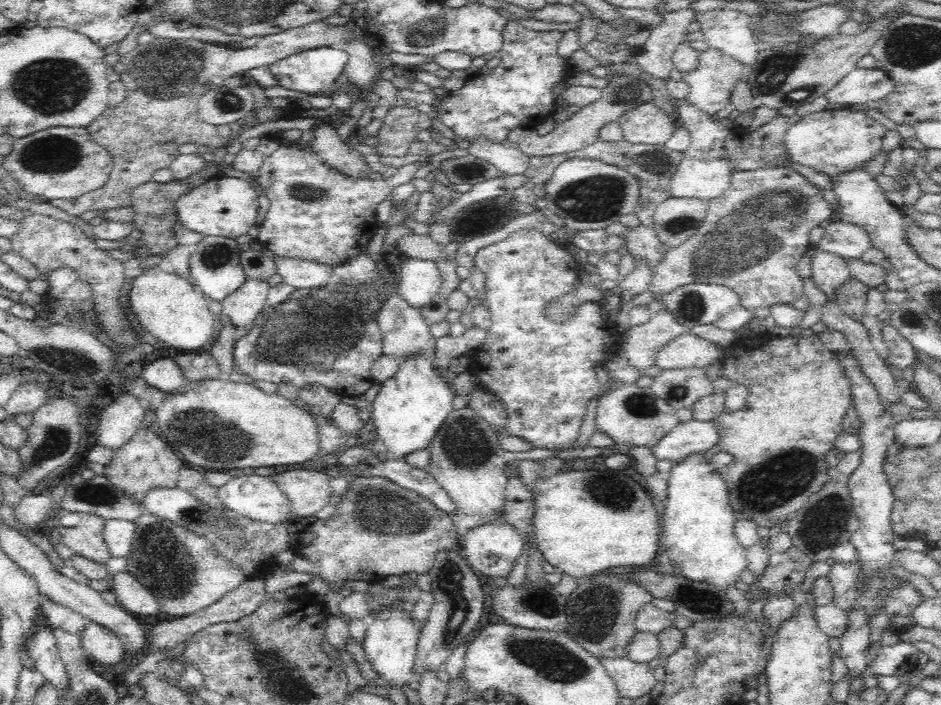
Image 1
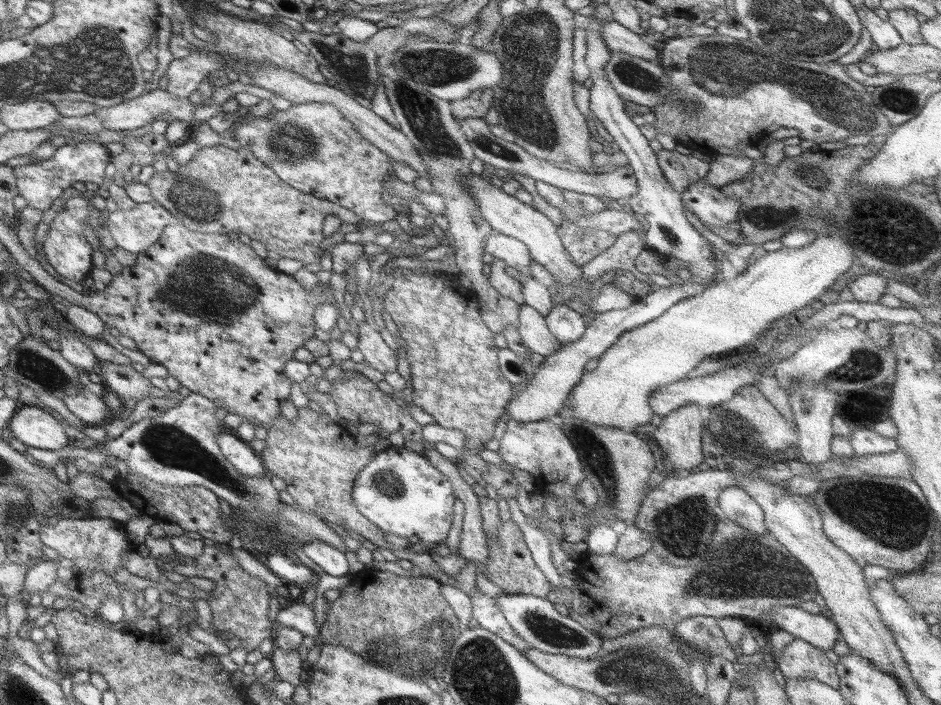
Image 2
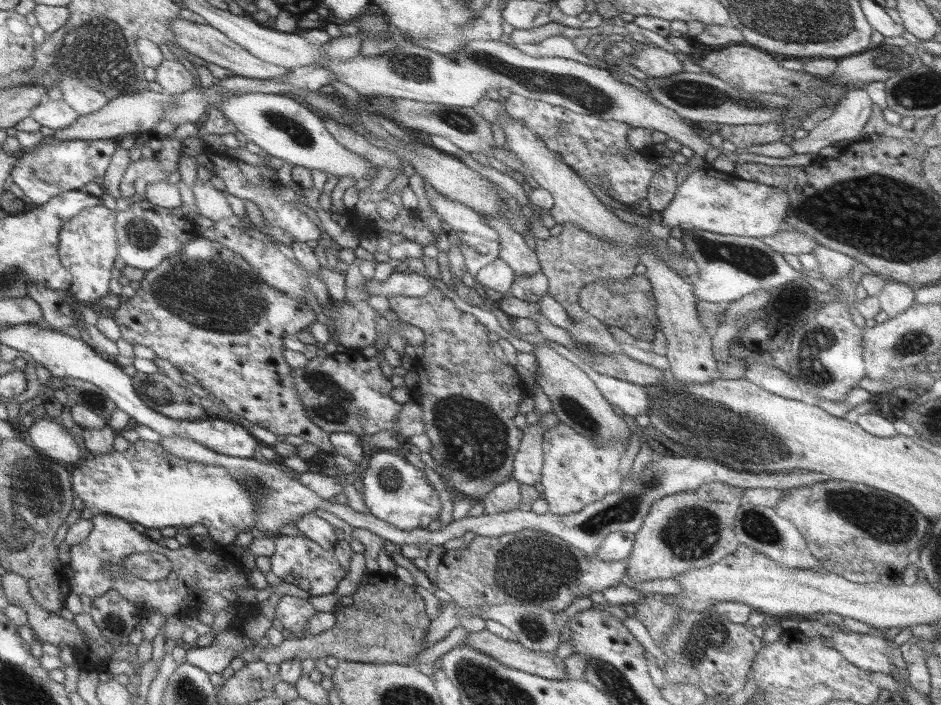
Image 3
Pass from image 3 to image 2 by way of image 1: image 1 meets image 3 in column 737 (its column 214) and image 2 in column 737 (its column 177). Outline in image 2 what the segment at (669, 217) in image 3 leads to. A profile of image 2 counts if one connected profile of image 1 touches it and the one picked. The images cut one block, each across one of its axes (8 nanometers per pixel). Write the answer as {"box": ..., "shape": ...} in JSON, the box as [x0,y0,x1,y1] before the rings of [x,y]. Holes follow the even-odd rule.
{"box":[681,182,737,228],"shape":[[[695,182],[681,194],[683,206],[705,226],[723,228],[729,222],[737,222],[737,208],[735,200],[723,198],[717,188],[707,186],[707,182]]]}

